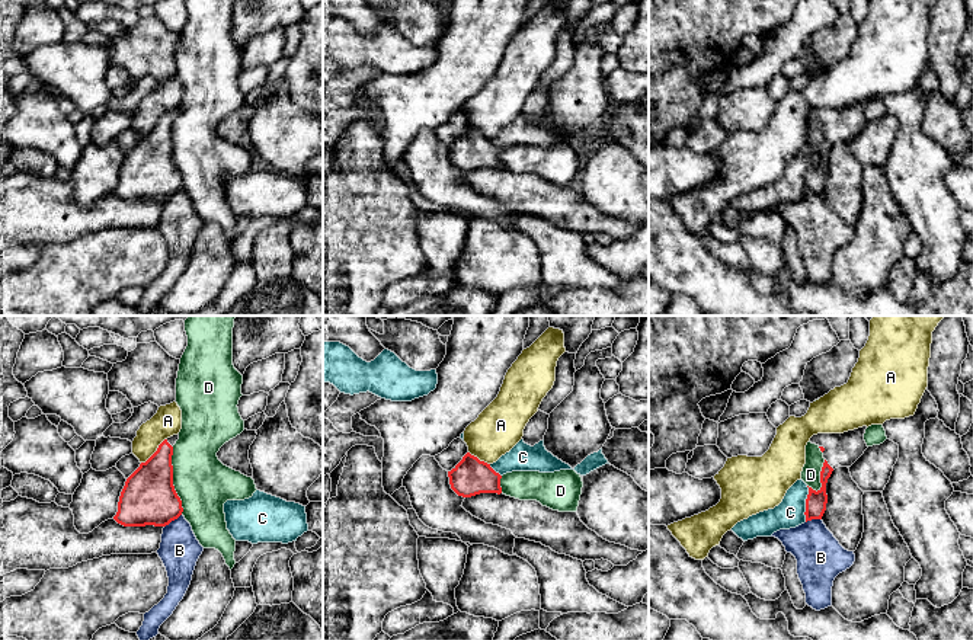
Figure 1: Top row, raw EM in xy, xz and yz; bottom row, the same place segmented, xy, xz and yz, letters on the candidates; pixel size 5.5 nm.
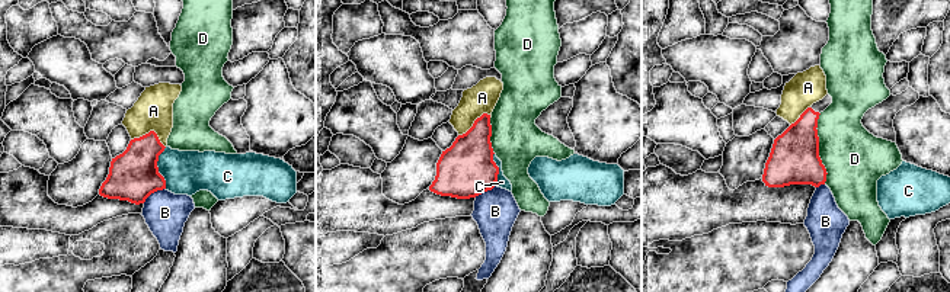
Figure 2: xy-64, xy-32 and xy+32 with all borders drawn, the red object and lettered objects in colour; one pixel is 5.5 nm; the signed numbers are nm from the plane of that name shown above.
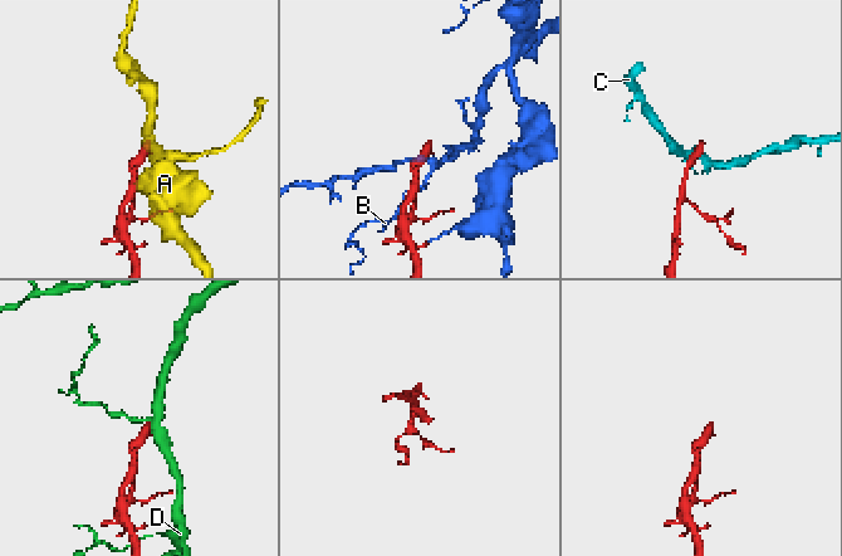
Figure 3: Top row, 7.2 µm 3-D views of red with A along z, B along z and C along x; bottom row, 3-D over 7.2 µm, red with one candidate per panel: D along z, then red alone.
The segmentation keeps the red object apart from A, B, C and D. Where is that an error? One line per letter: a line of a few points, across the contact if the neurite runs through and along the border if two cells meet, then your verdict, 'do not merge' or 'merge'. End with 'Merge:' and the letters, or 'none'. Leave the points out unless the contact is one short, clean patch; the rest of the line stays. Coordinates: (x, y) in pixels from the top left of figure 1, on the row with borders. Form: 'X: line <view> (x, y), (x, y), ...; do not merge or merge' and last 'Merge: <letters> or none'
A: line xy (166, 438), (141, 463); do not merge
B: do not merge
C: line yz (807, 486), (805, 521); do not merge
D: line xy (172, 447), (172, 485), (181, 501), (182, 514); do not merge
Merge: none

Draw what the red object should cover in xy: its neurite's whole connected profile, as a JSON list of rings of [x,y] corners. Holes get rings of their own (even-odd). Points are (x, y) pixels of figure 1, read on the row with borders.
[[[179,433],[164,439],[157,451],[127,479],[113,519],[124,527],[166,527],[177,519],[182,500],[173,486],[173,445]]]

